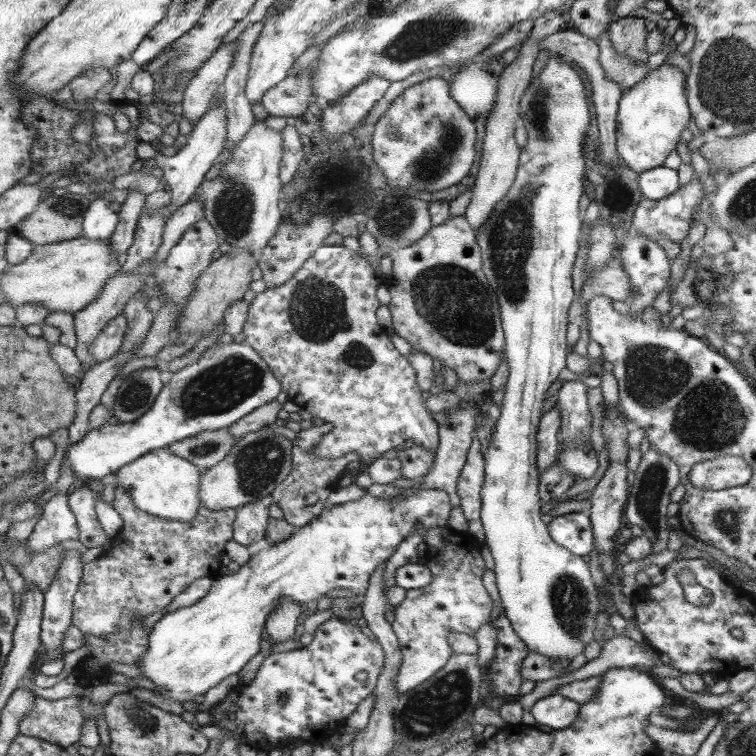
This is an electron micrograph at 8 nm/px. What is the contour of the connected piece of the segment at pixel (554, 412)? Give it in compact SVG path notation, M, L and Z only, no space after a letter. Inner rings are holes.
M554 407L542 415L542 422L537 432L537 465L542 471L557 463L561 447L558 437L560 427L561 414L558 408Z

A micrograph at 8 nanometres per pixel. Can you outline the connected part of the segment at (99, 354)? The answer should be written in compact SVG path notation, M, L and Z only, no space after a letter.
M120 313L117 318L108 322L88 350L92 353L96 364L106 361L118 353L126 332L128 332L128 321L126 321L124 313Z

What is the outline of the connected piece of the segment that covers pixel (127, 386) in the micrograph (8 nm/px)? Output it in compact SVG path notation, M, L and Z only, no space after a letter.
M157 368L134 371L120 385L112 409L113 416L116 416L121 423L138 420L152 408L162 387L164 383Z

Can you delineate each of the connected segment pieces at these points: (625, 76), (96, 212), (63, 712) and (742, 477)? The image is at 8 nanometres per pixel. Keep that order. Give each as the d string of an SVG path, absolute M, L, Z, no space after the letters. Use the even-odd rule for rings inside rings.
M609 29L599 36L597 44L600 48L599 62L605 78L622 86L623 91L647 78L649 74L647 66L635 64L630 56L619 56L614 51L613 42L609 38Z
M97 197L86 210L84 238L107 240L118 224L121 205L116 200Z
M34 694L34 706L32 706L32 710L26 712L26 716L21 720L21 733L38 737L64 748L78 742L82 736L82 725L84 724L84 716L80 709L82 697L73 696L68 699L49 700Z
M720 456L697 463L689 480L697 488L718 491L749 483L752 468L742 456Z

